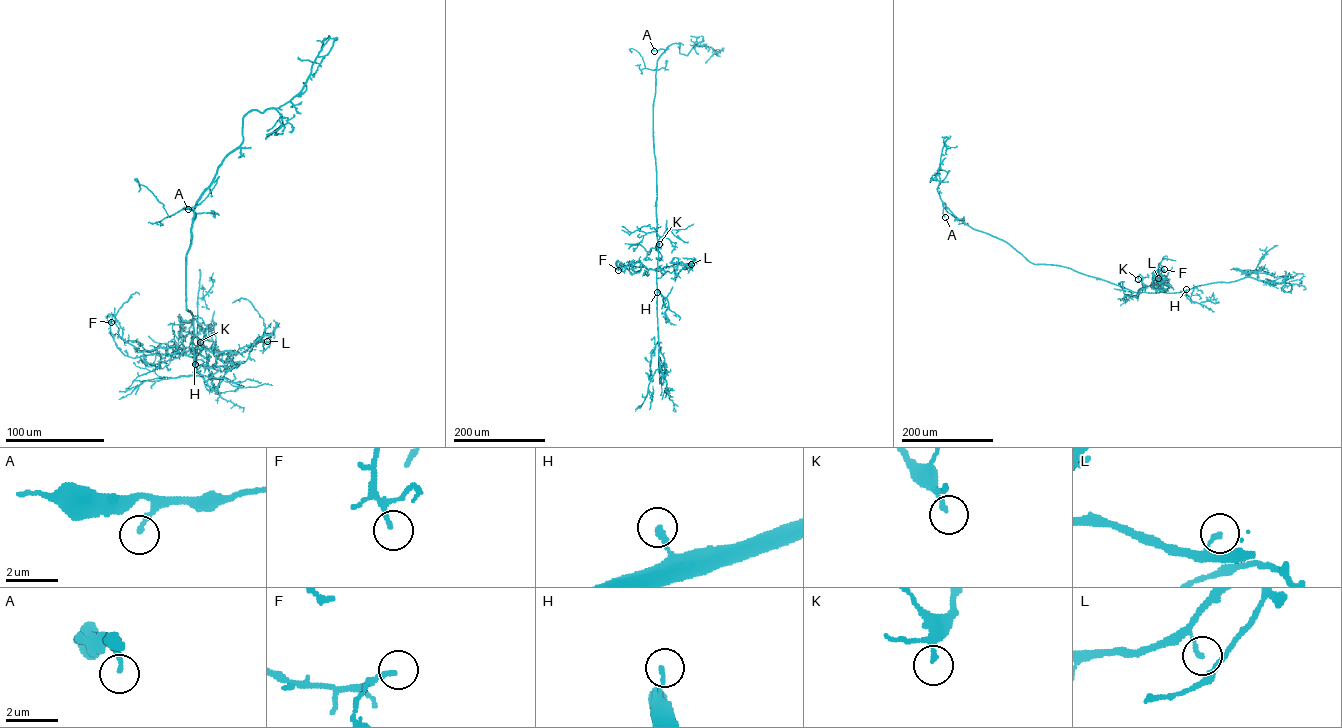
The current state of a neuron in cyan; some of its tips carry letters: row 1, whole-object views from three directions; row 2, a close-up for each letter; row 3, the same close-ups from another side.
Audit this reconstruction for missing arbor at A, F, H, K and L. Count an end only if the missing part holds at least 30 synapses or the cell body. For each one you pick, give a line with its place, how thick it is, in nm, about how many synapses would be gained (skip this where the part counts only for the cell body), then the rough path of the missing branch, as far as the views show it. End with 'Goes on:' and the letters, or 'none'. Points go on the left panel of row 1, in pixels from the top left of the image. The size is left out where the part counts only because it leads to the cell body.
H: place (195, 364); calibre 170 nm; 30 synapses; course (195, 364), (197, 336)
Goes on: H

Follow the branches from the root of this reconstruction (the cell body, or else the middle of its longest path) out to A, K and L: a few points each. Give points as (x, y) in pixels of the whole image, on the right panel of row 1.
A: (1066, 267), (1033, 264), (1005, 241), (960, 220), (942, 203), (945, 217)
K: (1066, 267), (1143, 292), (1140, 275), (1138, 279)
L: (1066, 267), (1135, 292), (1160, 292), (1162, 282), (1158, 284), (1158, 278)

